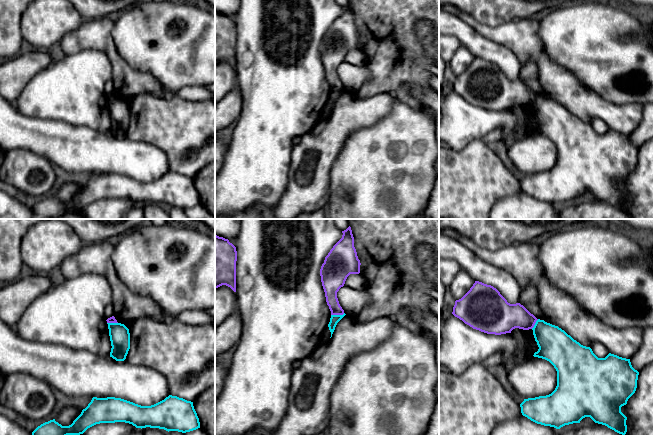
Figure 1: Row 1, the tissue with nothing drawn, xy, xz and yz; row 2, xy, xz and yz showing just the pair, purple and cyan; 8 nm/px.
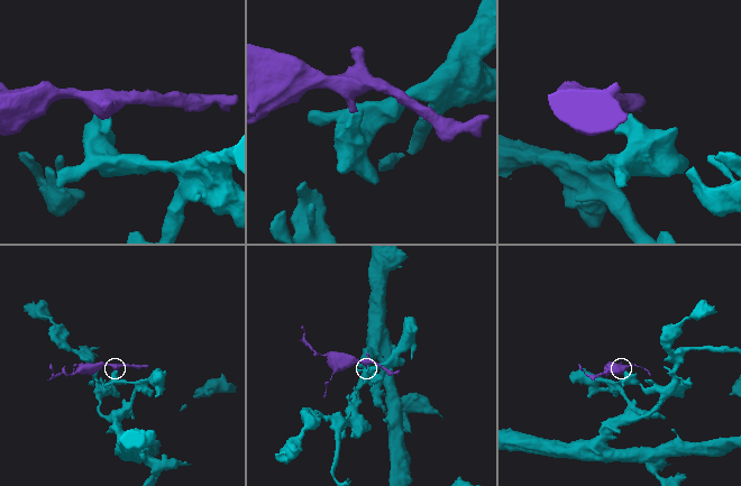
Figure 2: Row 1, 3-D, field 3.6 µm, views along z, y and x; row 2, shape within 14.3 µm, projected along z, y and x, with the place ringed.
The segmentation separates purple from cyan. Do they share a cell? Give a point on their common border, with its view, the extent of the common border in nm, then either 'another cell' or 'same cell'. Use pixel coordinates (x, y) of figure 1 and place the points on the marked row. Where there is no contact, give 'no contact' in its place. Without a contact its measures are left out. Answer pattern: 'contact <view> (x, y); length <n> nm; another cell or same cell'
contact xz (337, 314); length 110 nm; another cell

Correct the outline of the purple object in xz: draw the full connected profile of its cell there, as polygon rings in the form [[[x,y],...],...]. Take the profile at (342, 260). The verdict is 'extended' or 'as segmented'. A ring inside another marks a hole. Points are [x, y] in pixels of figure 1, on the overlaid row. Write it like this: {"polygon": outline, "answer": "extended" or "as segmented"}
{"polygon": [[[351,227],[342,231],[342,238],[333,246],[320,269],[322,286],[331,315],[343,315],[337,292],[350,274],[360,273],[360,260],[354,247]]], "answer": "as segmented"}

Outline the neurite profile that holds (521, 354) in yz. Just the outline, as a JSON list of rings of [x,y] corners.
[[[515,328],[511,333],[517,338],[517,348],[514,355],[505,363],[503,367],[508,374],[516,365],[525,362],[531,355],[528,353],[526,335],[523,329]]]

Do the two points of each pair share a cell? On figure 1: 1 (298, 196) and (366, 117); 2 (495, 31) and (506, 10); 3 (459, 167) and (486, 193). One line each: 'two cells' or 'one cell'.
1: one cell
2: two cells
3: one cell

